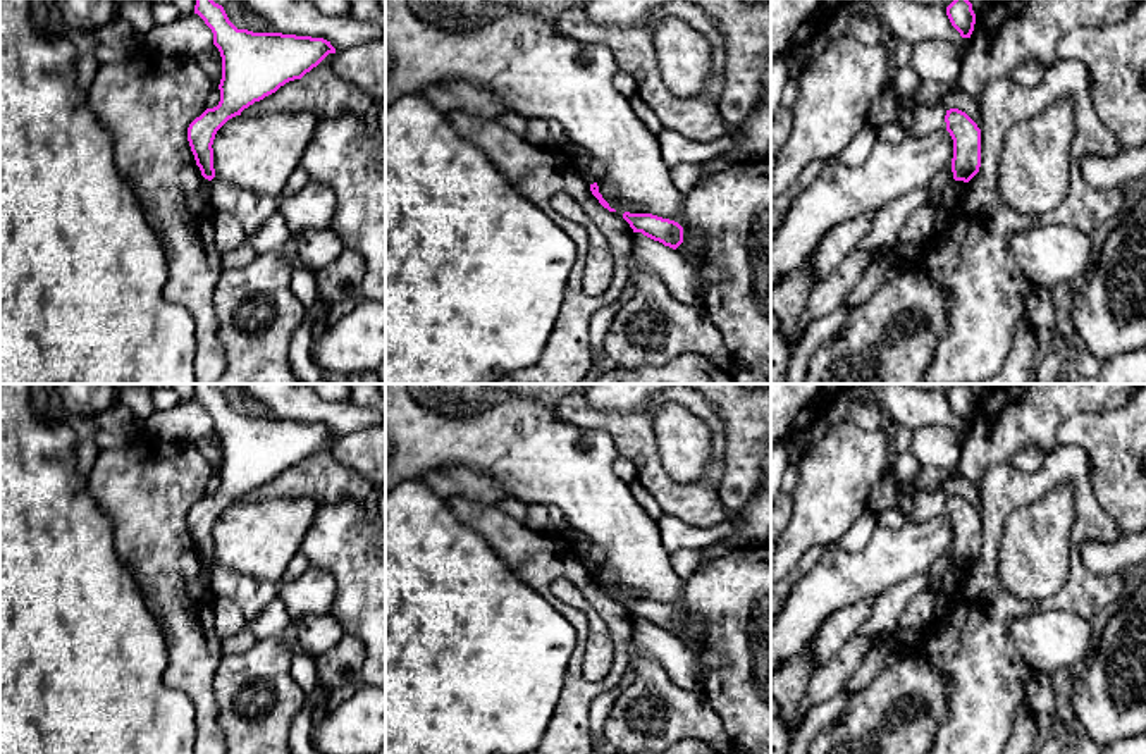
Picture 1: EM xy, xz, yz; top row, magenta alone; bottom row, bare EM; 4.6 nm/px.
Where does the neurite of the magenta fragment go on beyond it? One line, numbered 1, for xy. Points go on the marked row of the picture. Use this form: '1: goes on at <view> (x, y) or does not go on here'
1: does not go on here

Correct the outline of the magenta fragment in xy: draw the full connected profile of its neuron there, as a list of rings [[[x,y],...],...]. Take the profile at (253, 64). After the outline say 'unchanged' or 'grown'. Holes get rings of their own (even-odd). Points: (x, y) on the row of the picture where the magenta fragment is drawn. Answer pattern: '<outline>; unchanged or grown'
[[[196,0],[198,14],[213,33],[222,57],[220,102],[206,108],[188,127],[188,141],[201,176],[215,177],[213,139],[217,131],[244,108],[275,93],[289,81],[301,79],[329,53],[336,53],[323,38],[237,29],[222,5]]]; unchanged

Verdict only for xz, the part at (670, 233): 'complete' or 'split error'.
complete

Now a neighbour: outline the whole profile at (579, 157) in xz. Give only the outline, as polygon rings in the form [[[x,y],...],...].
[[[575,143],[571,145],[570,153],[568,153],[570,167],[578,170],[588,184],[597,182],[597,179],[583,172],[583,167],[588,165],[592,160],[594,160],[592,155],[585,148]]]

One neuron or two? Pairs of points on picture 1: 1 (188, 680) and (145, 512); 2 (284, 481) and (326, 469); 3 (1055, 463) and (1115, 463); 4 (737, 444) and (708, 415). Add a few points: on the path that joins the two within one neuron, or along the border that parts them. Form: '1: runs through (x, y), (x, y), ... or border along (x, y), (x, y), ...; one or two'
1: runs through (188, 639), (160, 553); one
2: runs through (295, 481), (315, 477); one
3: border along (1059, 443), (1078, 443), (1086, 451), (1100, 503); two
4: border along (709, 401), (723, 422), (723, 453); two

